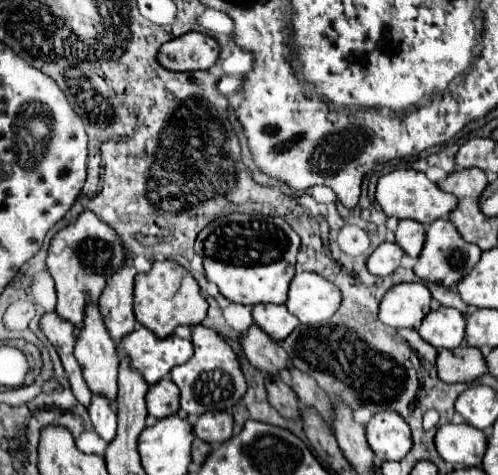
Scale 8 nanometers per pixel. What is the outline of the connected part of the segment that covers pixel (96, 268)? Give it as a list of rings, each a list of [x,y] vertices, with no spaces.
[[[83,210],[73,224],[61,228],[51,238],[47,256],[47,266],[55,280],[59,316],[71,320],[75,328],[81,328],[85,300],[99,298],[111,272],[115,272],[123,264],[123,258],[123,244],[117,242],[117,232],[103,220],[99,220],[99,216],[91,210]]]

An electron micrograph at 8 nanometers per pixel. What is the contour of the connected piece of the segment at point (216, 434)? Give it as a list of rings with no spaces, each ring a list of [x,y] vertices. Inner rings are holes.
[[[205,412],[193,424],[193,434],[207,444],[221,444],[233,436],[233,416],[229,412]]]

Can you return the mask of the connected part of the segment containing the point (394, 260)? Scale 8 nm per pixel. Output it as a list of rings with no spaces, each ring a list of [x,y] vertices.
[[[383,242],[367,258],[367,270],[375,276],[389,276],[399,266],[403,254],[405,252],[395,242]]]

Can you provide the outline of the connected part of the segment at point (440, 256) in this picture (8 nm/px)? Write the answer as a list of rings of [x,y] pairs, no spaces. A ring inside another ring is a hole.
[[[441,218],[441,220],[435,220],[429,228],[427,228],[427,240],[425,240],[425,246],[421,250],[421,256],[415,264],[415,274],[421,278],[421,280],[429,280],[429,282],[437,282],[437,284],[443,284],[443,286],[453,286],[457,284],[463,274],[467,274],[479,260],[481,256],[481,250],[475,246],[475,244],[469,244],[461,238],[461,234],[457,232],[457,228]]]

